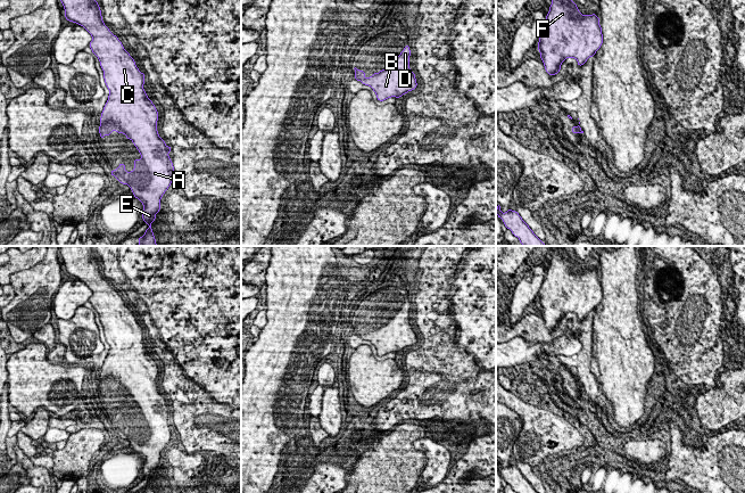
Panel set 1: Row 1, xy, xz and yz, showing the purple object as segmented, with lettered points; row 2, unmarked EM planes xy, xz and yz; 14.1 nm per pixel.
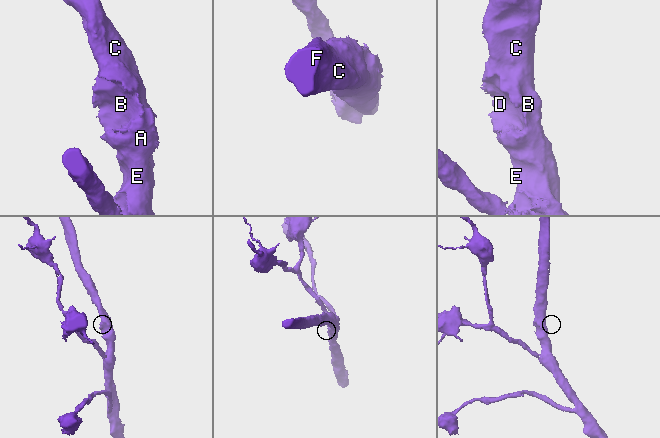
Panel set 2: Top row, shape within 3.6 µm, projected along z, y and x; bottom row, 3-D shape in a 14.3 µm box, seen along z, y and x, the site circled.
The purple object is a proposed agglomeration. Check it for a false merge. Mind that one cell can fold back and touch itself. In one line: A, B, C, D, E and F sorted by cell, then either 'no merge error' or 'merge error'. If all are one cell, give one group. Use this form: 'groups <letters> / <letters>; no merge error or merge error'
groups A B C D E F; no merge error

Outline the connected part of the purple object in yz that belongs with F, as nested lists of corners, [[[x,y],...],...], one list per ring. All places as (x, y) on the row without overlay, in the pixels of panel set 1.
[[[554,246],[551,252],[552,260],[546,270],[537,303],[545,326],[553,331],[560,327],[562,318],[569,312],[576,313],[578,321],[585,320],[587,314],[594,312],[601,303],[603,289],[599,280],[601,273],[596,269],[582,270],[577,260],[566,252],[565,246]]]

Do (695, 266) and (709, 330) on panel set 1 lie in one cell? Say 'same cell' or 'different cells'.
same cell

